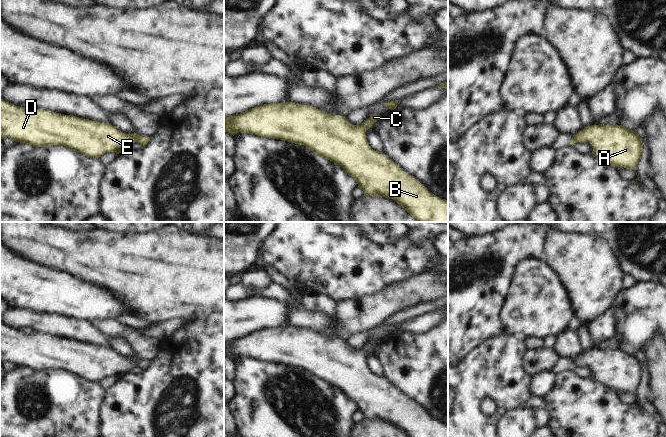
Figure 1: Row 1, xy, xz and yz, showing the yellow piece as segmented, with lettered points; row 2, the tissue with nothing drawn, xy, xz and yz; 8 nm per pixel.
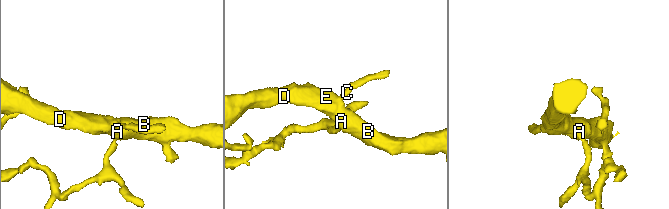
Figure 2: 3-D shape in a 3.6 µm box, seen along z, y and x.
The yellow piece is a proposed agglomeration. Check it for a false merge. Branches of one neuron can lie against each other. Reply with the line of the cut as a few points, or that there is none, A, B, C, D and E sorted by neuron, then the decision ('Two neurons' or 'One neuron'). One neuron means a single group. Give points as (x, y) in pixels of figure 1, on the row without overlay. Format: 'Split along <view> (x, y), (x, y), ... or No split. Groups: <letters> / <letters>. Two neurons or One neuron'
No split. Groups: A B C D E. One neuron.

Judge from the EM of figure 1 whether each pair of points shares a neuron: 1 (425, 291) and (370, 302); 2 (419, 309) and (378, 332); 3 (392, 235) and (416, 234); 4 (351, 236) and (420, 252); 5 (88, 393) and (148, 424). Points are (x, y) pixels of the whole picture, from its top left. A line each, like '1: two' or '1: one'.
1: one
2: one
3: two
4: one
5: two

